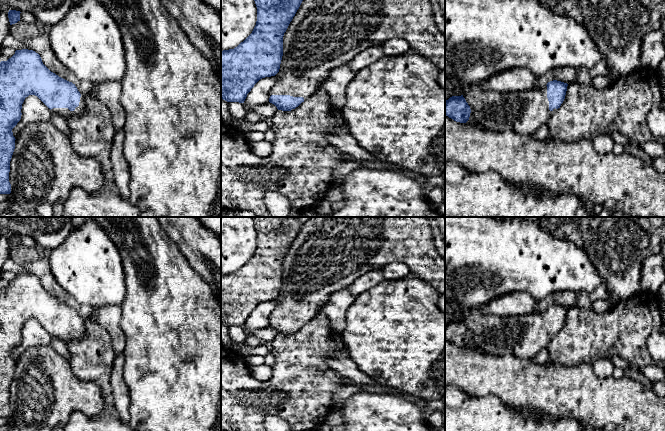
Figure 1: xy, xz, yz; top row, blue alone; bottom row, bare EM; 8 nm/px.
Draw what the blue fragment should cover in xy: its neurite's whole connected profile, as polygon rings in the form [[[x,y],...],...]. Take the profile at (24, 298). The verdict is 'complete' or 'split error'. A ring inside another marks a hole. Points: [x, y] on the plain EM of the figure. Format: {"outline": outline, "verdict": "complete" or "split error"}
{"outline": [[[16,274],[7,285],[0,286],[0,418],[10,418],[10,385],[15,373],[15,361],[12,353],[21,343],[22,328],[29,319],[37,320],[51,336],[70,345],[82,340],[85,333],[84,318],[80,317],[72,306],[51,296],[33,274]]], "verdict": "split error"}

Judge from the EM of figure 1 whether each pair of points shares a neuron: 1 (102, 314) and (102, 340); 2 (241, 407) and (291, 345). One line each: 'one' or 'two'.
1: two
2: one

